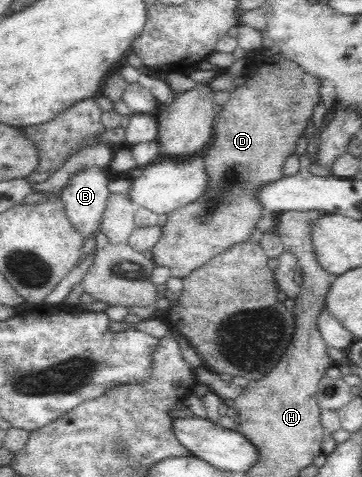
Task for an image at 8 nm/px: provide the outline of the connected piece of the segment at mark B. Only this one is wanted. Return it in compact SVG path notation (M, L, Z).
M93 165L73 173L62 188L61 200L65 203L67 217L86 239L101 224L111 178L113 174L108 166Z

